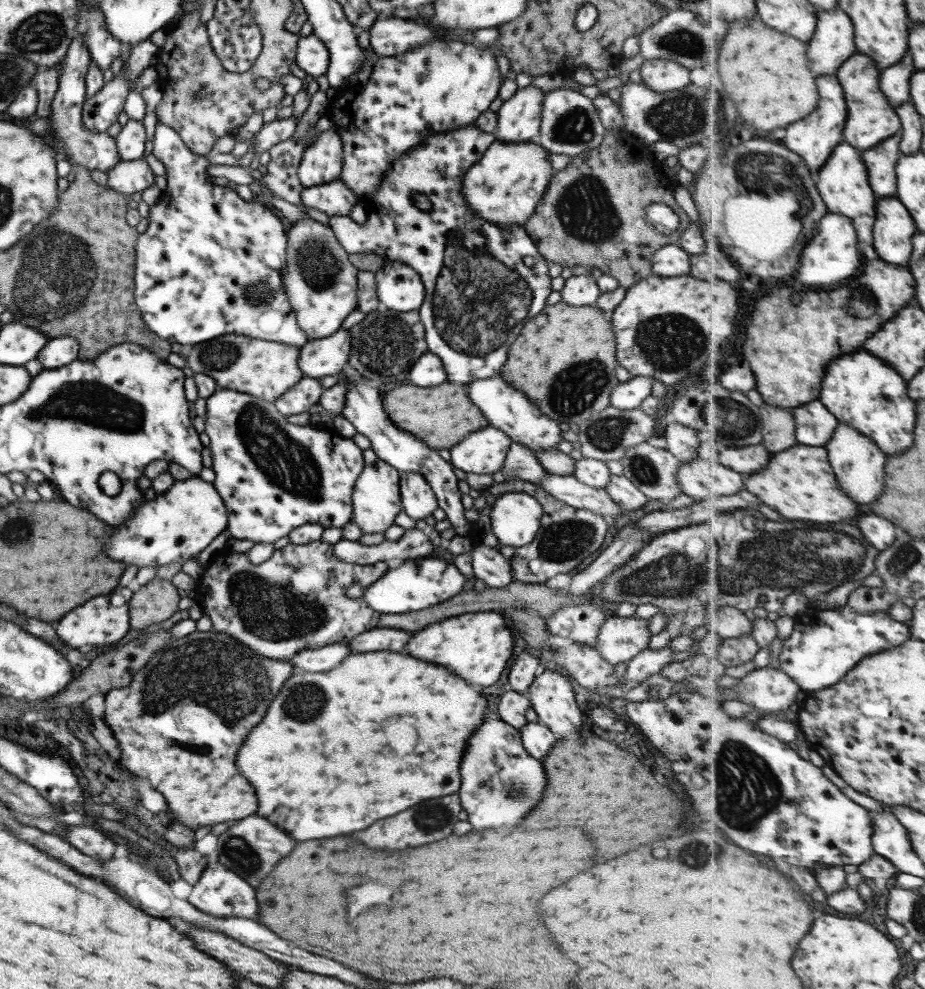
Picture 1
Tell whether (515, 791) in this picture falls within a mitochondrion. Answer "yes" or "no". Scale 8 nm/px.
yes

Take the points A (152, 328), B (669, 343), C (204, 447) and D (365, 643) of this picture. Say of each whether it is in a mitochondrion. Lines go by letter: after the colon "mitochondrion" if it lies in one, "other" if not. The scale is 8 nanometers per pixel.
A: other
B: mitochondrion
C: other
D: other

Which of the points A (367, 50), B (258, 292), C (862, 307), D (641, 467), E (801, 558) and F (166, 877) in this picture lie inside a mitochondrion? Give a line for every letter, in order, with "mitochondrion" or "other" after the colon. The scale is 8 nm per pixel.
A: other
B: mitochondrion
C: mitochondrion
D: mitochondrion
E: mitochondrion
F: other

